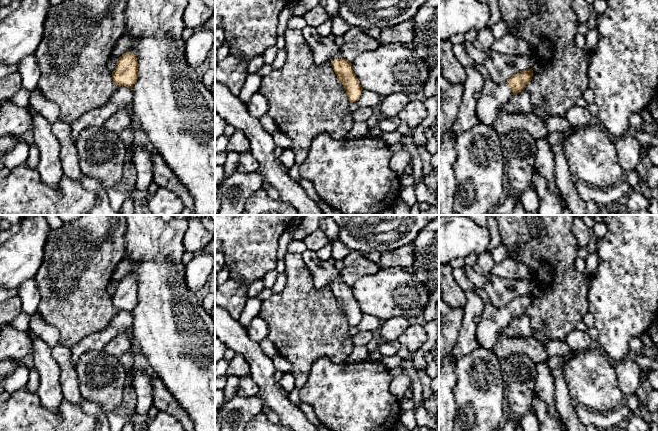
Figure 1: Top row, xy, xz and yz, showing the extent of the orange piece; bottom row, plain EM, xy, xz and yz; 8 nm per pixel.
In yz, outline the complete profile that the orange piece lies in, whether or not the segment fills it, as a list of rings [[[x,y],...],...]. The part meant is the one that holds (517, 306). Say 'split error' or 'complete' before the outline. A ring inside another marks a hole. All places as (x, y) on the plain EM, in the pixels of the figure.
split error; [[[531,292],[513,299],[503,308],[495,308],[490,302],[485,303],[480,315],[481,321],[476,328],[476,339],[480,348],[493,350],[503,330],[513,318],[524,313],[525,309],[532,304],[532,300]]]

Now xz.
split error; [[[341,278],[332,281],[330,286],[338,304],[346,314],[350,327],[358,325],[363,313],[353,295],[352,287],[344,283]]]

